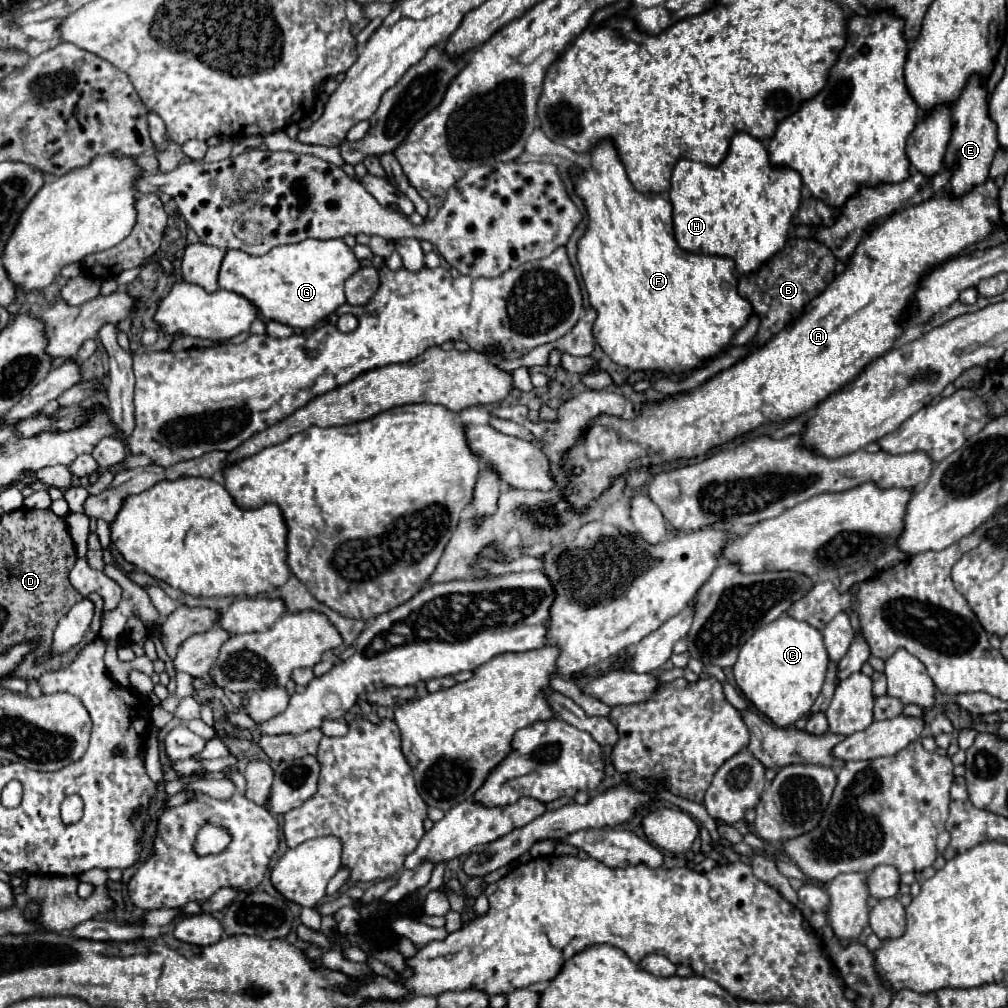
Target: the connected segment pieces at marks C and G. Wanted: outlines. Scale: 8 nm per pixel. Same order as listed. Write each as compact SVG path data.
M783 614L775 622L761 626L743 644L733 666L733 674L747 700L751 700L751 704L761 714L771 718L773 724L787 728L811 710L815 698L823 688L827 666L829 656L825 652L821 632L807 622L799 622Z
M303 240L301 244L277 246L259 258L249 256L241 250L229 250L219 270L219 288L231 290L247 298L257 308L259 318L263 322L281 322L291 328L307 330L307 328L313 328L325 316L333 314L341 304L345 304L343 284L357 270L359 270L359 260L343 240Z

